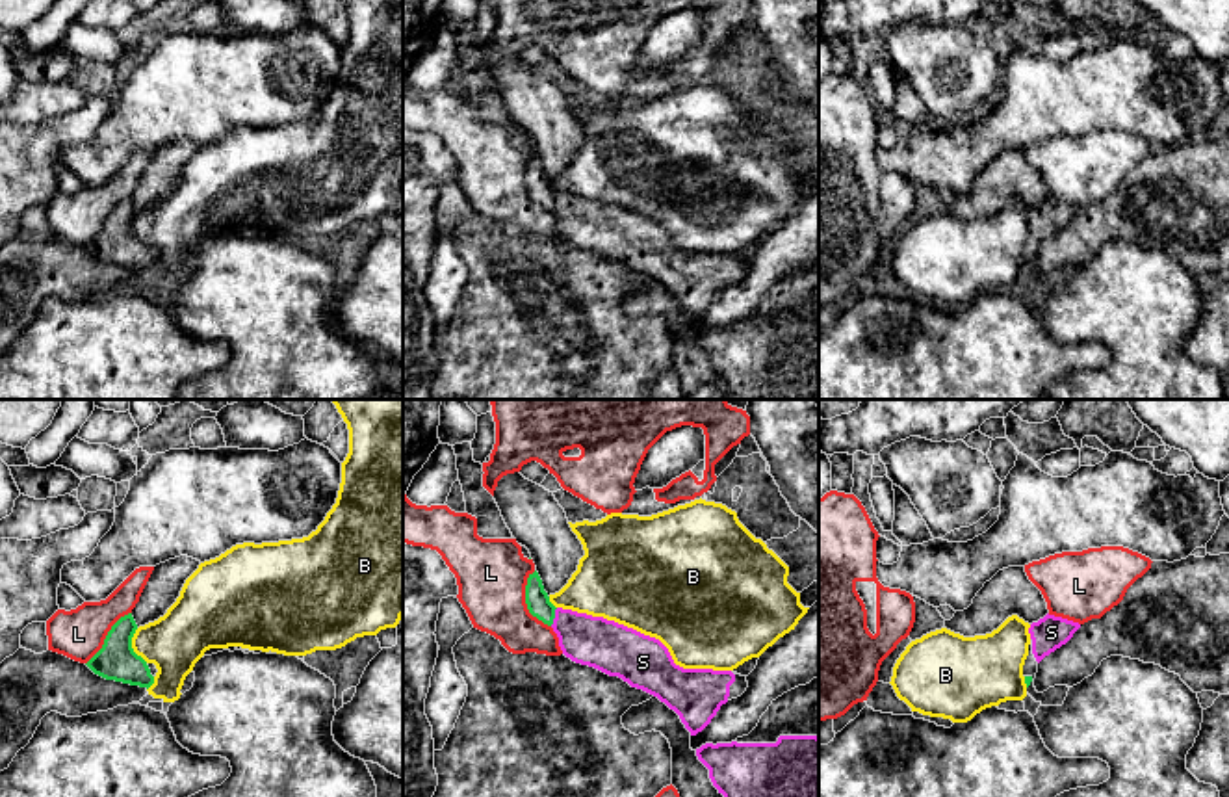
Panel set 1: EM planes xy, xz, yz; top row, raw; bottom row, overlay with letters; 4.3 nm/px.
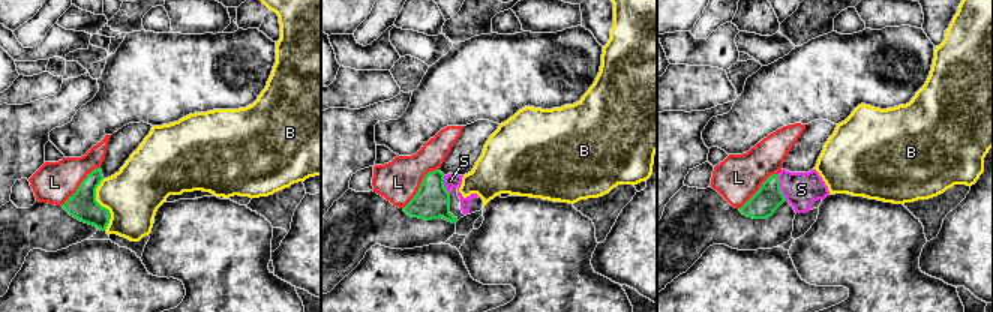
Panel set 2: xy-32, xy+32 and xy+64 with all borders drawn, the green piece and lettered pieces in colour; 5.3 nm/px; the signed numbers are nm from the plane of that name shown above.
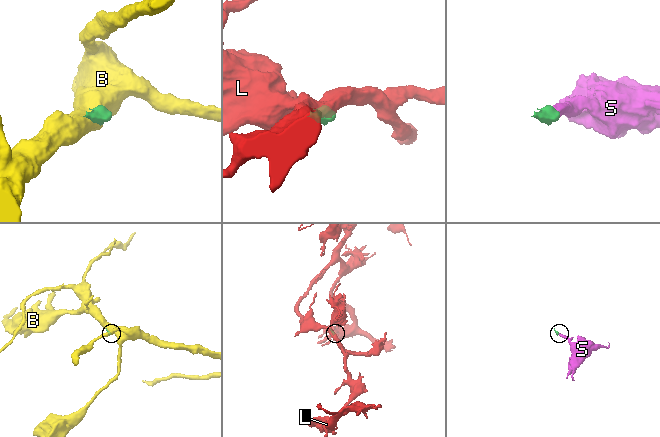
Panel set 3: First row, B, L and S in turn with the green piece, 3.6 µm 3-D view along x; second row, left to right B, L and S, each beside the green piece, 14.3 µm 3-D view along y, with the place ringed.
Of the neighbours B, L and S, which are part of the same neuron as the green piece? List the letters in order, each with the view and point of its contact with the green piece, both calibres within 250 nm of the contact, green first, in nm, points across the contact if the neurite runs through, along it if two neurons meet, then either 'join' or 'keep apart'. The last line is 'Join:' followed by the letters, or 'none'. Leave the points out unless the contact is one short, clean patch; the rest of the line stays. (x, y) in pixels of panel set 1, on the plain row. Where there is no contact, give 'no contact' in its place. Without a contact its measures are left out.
B: meets green in xy at (130, 231); 170 nm thick on the green side, 240 nm on the other; border along xy (136, 212), (132, 233), (147, 246); keep apart
L: meets green in xz at (526, 186); 100 nm thick on the green side, 300 nm on the other; keep apart
S: meets green in xz at (554, 201); 100 nm thick on the green side, 220 nm on the other; runs through xz (537, 182), (554, 201), (595, 225); join
Join: S

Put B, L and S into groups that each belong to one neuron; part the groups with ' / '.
B / L / S

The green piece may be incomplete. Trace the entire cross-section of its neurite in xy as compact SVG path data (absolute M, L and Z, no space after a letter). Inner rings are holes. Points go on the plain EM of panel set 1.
M132 197L121 201L108 216L102 232L85 249L106 264L149 273L154 260L147 245L132 232L136 214L137 208Z

